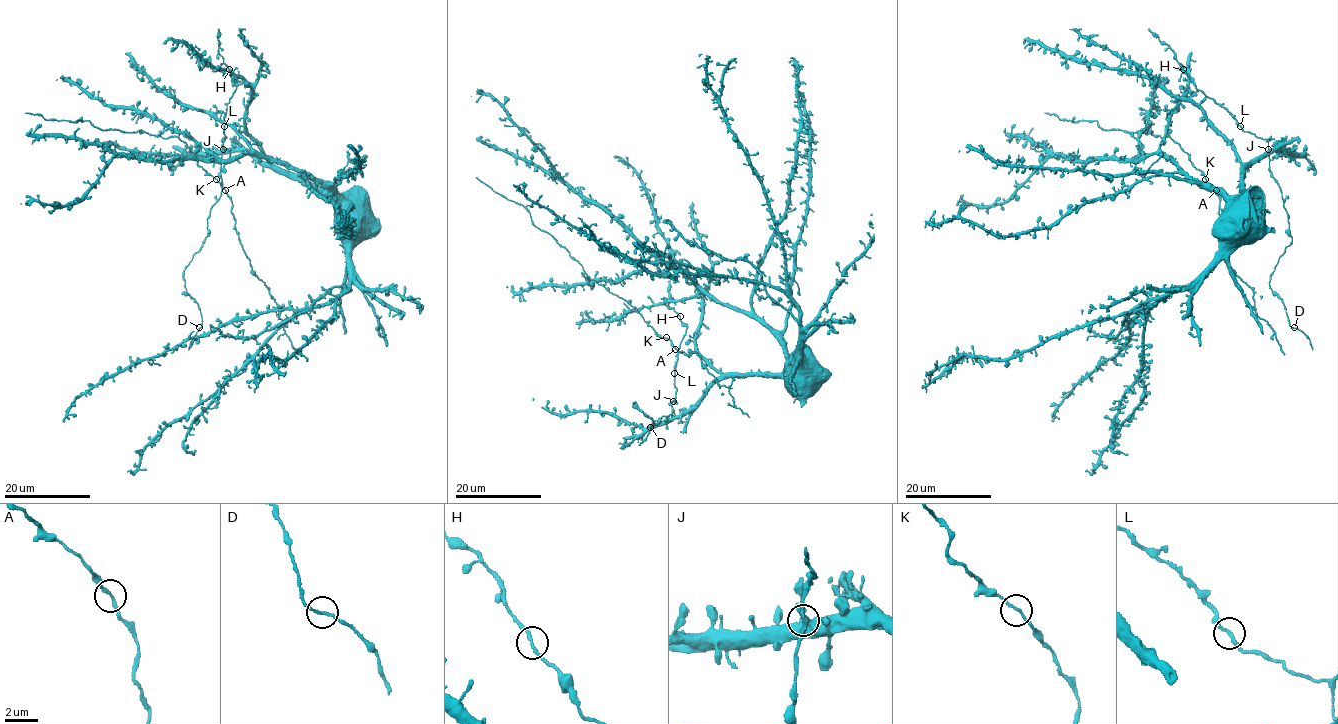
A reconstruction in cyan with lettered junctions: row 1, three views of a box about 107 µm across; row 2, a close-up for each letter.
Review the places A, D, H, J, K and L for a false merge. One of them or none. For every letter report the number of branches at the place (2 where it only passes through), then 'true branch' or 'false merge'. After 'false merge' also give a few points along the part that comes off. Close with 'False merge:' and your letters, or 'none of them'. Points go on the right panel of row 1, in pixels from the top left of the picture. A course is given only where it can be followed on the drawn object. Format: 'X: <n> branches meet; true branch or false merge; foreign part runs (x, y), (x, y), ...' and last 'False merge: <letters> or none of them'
A: 2 branches meet; true branch
D: 2 branches meet; true branch
H: 2 branches meet; true branch
J: 2 branches meet; true branch
K: 2 branches meet; true branch
L: 2 branches meet; true branch
False merge: none of them

